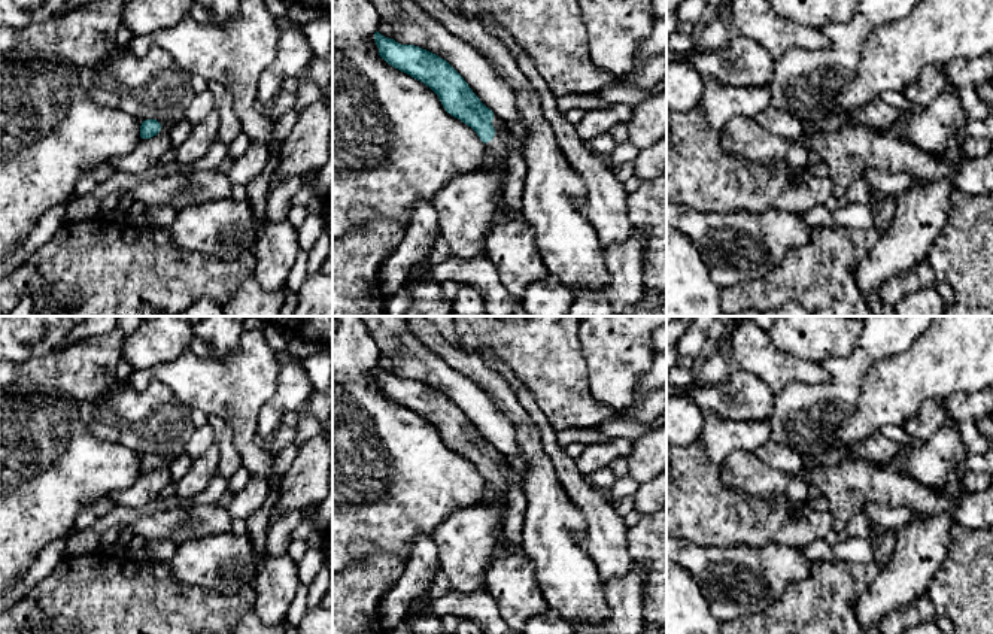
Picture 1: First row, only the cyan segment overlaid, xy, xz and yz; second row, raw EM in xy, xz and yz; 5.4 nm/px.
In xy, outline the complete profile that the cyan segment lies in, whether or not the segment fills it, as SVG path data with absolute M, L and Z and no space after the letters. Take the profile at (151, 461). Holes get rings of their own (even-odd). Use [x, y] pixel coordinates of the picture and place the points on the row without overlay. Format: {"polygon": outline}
{"polygon": "M143 453L140 459L140 471L142 473L151 473L157 468L168 467L171 462L171 458L161 455L161 453Z"}

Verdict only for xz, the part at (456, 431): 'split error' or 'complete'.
split error

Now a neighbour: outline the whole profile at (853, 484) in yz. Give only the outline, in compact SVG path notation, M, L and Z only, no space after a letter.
M845 458L833 467L804 467L798 476L810 486L822 491L822 497L829 501L829 513L833 519L848 522L854 515L862 513L868 504L893 509L910 509L914 513L938 515L948 512L953 522L972 531L993 530L993 483L983 492L969 492L966 488L957 500L945 492L933 491L907 476L898 461L878 464L863 458Z

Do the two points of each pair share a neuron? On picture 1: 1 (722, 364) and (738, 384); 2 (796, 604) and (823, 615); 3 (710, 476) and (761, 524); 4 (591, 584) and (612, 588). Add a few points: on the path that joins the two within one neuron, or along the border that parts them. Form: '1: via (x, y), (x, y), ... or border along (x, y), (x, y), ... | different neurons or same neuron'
1: border along (731, 370), (722, 381), (700, 387) | different neurons
2: via (802, 610), (817, 610) | same neuron
3: via (717, 491), (746, 519) | same neuron
4: border along (603, 582), (607, 618) | different neurons

